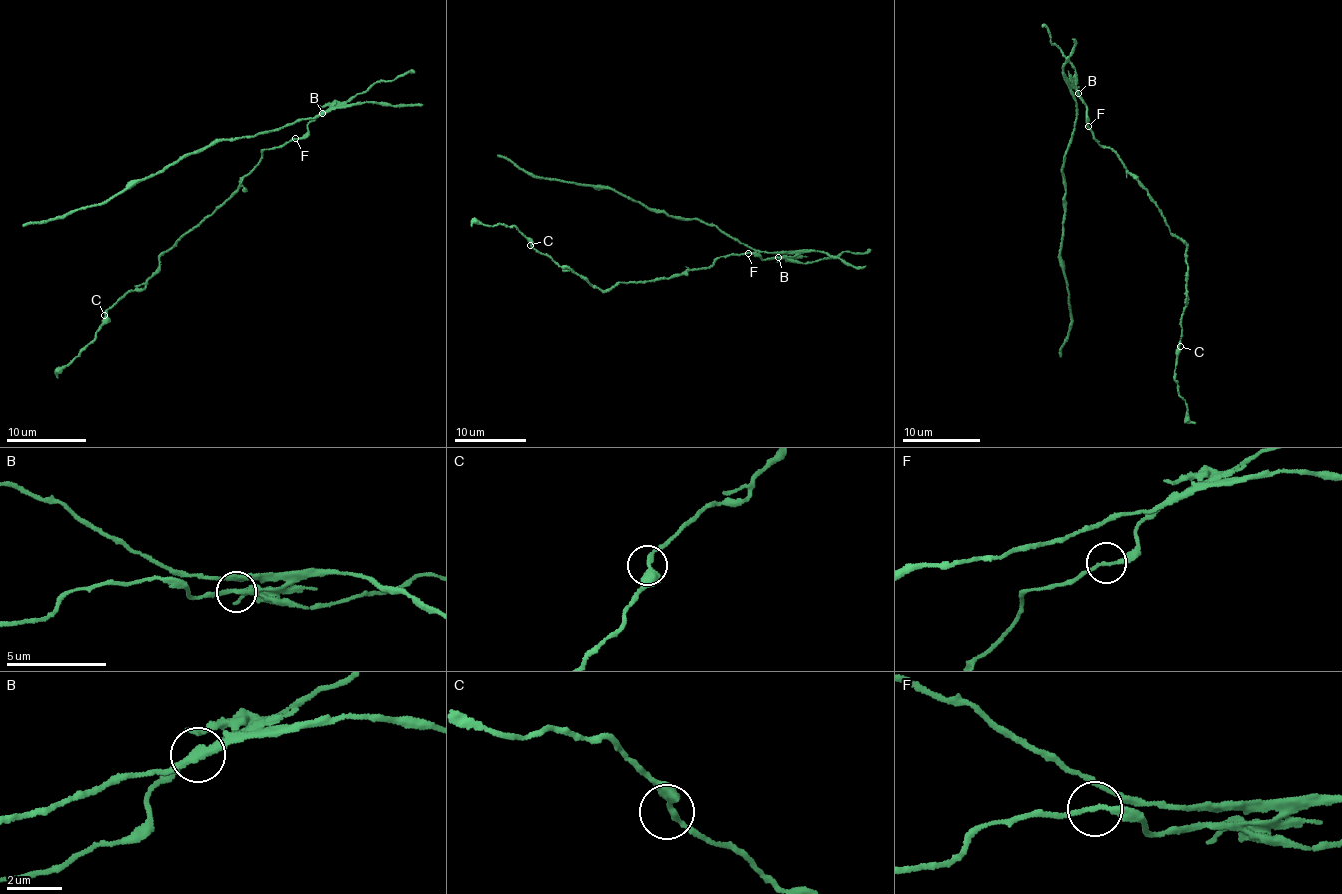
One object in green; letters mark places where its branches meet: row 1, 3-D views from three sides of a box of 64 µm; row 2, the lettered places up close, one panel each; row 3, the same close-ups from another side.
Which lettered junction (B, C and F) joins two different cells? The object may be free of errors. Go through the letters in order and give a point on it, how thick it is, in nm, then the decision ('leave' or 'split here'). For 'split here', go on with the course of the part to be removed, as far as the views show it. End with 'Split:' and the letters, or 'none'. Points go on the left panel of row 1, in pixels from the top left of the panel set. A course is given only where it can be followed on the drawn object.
B: at (322, 113); 200 nm thick; split here; foreign part runs (322, 113), (252, 136), (213, 141), (129, 184), (104, 202), (23, 225)
C: at (104, 315); 240 nm thick; leave
F: at (295, 138); 160 nm thick; leave
Split: B

